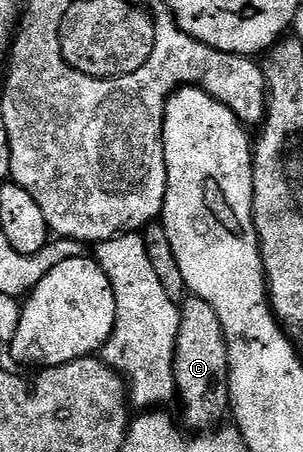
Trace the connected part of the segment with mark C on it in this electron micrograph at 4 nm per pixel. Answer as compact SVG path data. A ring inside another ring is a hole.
M190 295L180 305L181 321L173 359L175 396L181 399L179 420L189 430L209 430L220 425L230 411L229 402L229 351L219 318L207 302ZM213 424L213 425L212 425ZM189 427L189 428L187 428Z

